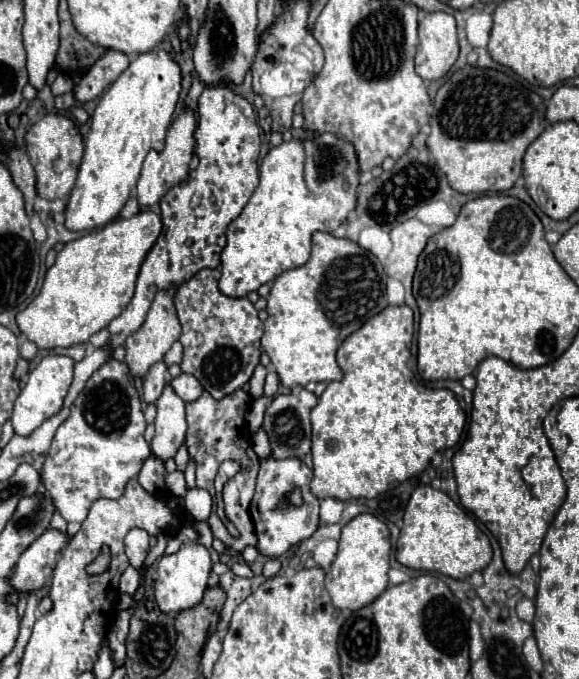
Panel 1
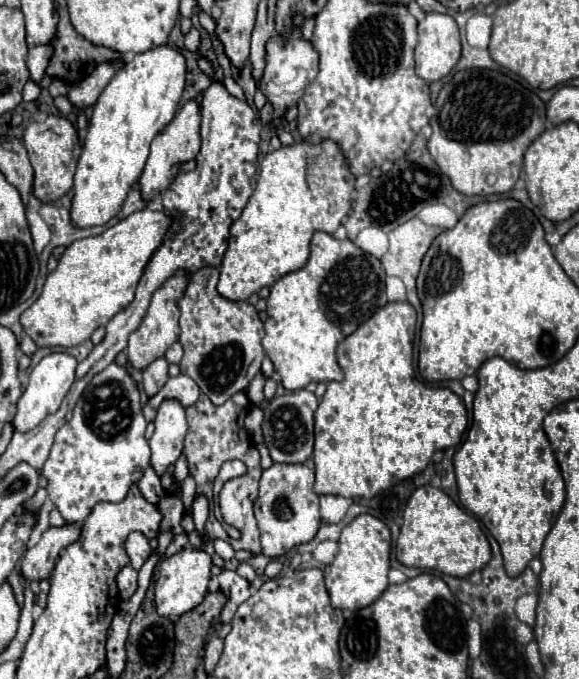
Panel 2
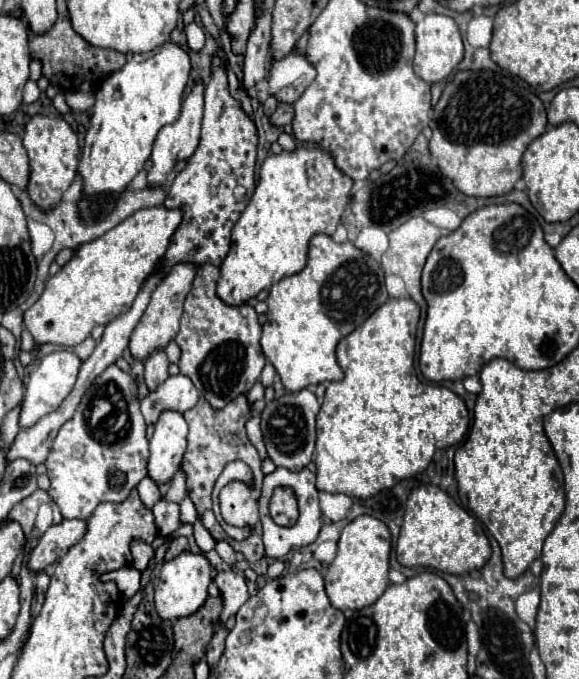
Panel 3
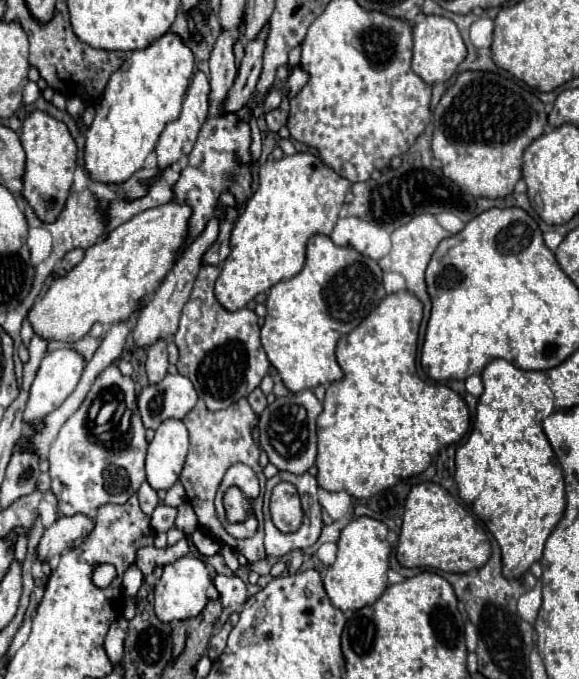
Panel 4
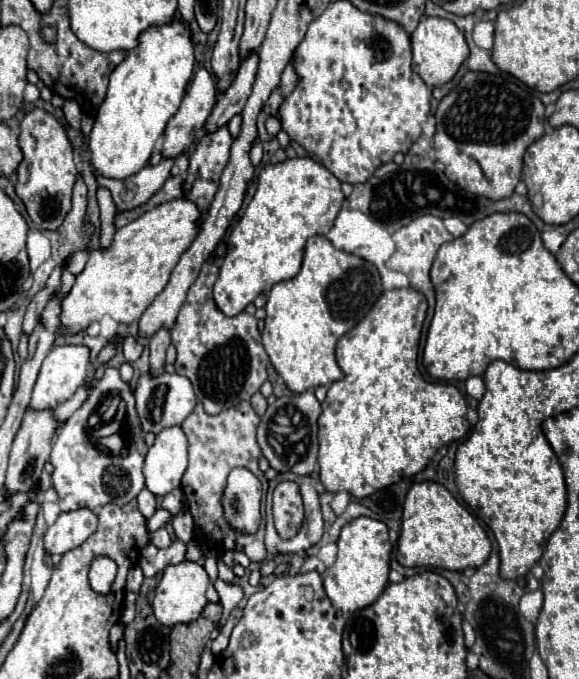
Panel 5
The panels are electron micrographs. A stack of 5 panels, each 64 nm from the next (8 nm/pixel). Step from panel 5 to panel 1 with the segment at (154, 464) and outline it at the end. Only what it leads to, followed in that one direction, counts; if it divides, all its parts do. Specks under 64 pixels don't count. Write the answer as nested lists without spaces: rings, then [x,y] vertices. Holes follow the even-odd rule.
[[[166,384],[162,396],[156,402],[158,414],[156,414],[156,434],[150,442],[152,454],[166,462],[176,456],[178,448],[184,442],[186,436],[186,412],[184,402],[172,392],[170,384]]]

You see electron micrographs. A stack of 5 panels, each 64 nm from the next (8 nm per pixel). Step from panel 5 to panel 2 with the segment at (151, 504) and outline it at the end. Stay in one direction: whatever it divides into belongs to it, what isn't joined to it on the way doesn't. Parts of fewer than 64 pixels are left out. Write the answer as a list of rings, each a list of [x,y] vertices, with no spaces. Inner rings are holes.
[[[148,468],[148,470],[144,472],[142,480],[138,482],[138,488],[140,488],[144,500],[150,502],[150,504],[158,504],[158,502],[166,496],[166,490],[162,490],[160,478],[154,474],[152,468]]]

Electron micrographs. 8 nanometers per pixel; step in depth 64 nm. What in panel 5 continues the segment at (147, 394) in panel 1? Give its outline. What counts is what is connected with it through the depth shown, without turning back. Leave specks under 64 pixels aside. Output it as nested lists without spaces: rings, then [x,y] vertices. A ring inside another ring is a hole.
[[[160,328],[152,338],[150,338],[150,372],[152,374],[162,374],[164,372],[164,356],[166,348],[170,346],[170,330]]]

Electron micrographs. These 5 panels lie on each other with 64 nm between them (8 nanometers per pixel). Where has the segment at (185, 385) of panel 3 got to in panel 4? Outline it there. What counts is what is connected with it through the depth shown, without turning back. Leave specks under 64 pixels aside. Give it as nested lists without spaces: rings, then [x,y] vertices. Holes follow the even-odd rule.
[[[166,374],[160,384],[148,384],[138,394],[138,410],[146,428],[156,430],[164,420],[182,420],[196,404],[192,382],[182,374]]]

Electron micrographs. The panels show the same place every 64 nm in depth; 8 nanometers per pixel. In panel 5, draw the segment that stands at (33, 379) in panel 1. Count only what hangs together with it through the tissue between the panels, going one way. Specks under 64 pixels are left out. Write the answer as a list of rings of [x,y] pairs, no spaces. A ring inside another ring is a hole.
[[[64,344],[64,346],[54,346],[50,350],[50,354],[44,358],[34,392],[32,392],[32,400],[30,400],[30,408],[34,410],[44,410],[44,408],[56,408],[58,404],[62,404],[64,400],[70,400],[76,390],[80,386],[84,386],[86,376],[88,376],[88,368],[90,368],[90,352],[88,346],[72,346],[72,344]]]

